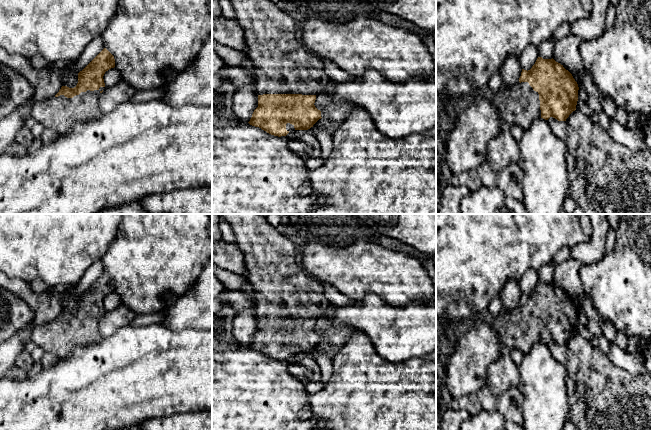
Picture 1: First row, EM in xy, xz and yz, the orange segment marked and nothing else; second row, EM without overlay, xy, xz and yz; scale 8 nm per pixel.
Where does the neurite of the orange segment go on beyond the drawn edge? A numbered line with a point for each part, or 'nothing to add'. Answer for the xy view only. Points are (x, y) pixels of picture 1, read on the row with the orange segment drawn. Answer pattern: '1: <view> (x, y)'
1: xy (60, 113)

